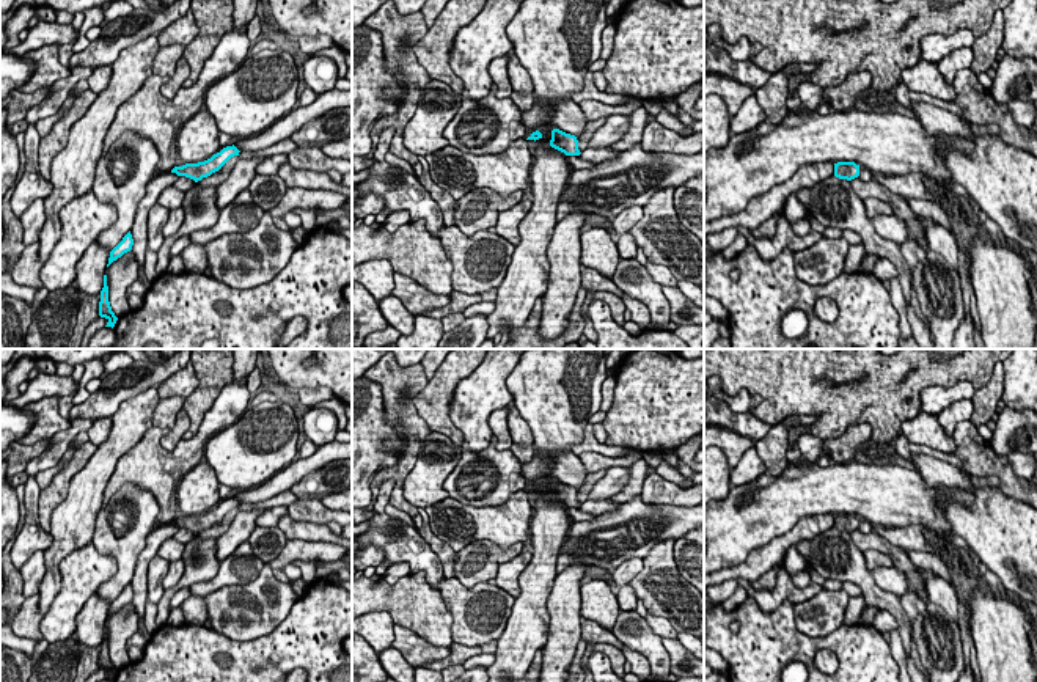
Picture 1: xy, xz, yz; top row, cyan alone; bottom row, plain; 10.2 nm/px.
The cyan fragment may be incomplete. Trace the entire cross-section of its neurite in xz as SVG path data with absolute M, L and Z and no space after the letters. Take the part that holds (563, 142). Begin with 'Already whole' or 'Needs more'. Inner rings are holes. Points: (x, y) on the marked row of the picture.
Already whole. M559 129L551 130L550 146L564 152L566 156L580 156L578 140L575 135L566 134Z

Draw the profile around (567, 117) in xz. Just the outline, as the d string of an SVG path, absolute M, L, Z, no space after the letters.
M572 99L558 101L556 107L548 112L539 101L533 102L533 107L522 112L522 123L526 129L553 126L570 135L583 134L588 121L580 108Z

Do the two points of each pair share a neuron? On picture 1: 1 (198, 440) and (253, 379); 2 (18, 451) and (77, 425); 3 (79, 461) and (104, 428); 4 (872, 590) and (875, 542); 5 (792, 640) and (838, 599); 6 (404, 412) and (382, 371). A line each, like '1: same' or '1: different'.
1: different
2: different
3: different
4: different
5: different
6: same

